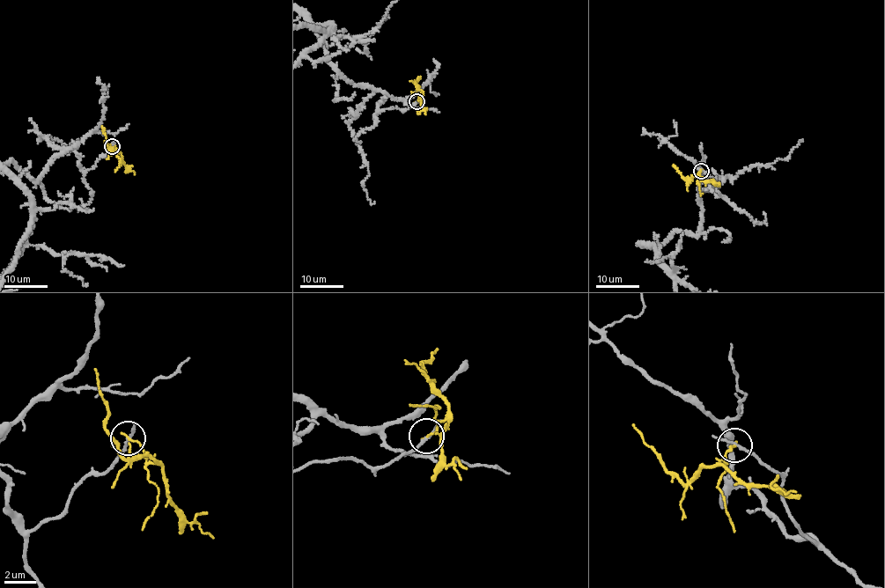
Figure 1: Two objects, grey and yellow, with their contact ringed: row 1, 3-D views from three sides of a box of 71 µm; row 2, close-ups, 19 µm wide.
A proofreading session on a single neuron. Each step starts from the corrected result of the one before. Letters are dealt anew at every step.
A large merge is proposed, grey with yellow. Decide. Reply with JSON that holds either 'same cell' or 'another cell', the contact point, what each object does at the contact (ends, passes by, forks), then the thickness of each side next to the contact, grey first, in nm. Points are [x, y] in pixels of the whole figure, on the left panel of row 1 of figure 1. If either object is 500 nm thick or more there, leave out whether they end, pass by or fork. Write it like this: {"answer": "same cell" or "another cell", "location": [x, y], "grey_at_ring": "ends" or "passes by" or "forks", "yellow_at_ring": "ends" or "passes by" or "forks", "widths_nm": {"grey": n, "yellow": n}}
{"answer": "another cell", "location": [112, 146], "grey_at_ring": "passes by", "yellow_at_ring": "ends", "widths_nm": {"grey": 150, "yellow": 140}}

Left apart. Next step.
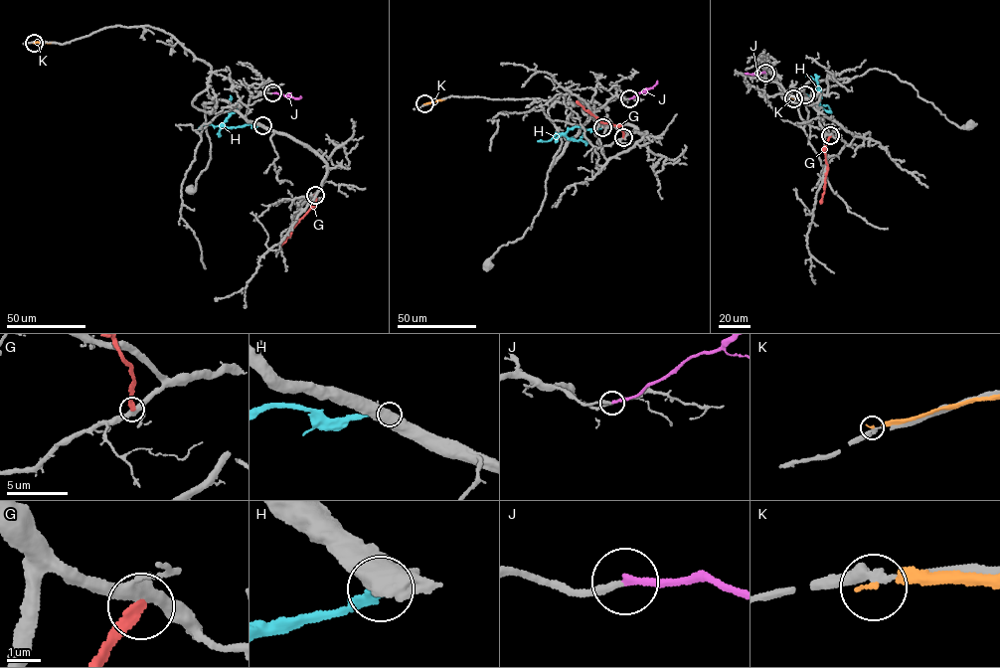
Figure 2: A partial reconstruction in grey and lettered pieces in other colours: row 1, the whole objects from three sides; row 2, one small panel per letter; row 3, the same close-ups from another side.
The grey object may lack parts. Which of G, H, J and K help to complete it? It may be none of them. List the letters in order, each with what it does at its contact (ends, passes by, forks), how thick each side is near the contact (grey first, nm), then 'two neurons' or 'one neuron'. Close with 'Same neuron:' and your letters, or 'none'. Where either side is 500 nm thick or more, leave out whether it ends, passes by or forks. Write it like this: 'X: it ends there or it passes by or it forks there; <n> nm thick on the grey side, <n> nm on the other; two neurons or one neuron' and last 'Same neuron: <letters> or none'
G: it ends there; 360 nm thick on the grey side, 280 nm on the other; two neurons
H: 500 nm thick on the grey side, 320 nm on the other; two neurons
J: it ends there; 240 nm thick on the grey side, 220 nm on the other; one neuron
K: it ends there; 280 nm thick on the grey side, 130 nm on the other; two neurons
Same neuron: J

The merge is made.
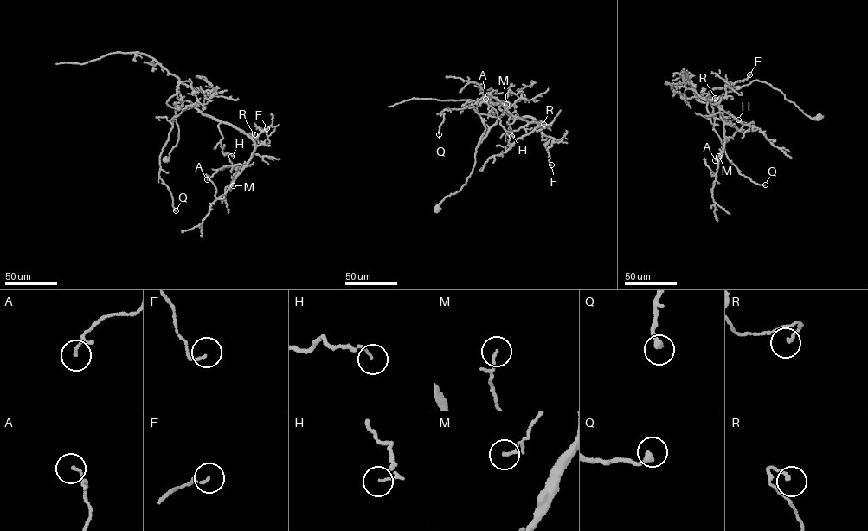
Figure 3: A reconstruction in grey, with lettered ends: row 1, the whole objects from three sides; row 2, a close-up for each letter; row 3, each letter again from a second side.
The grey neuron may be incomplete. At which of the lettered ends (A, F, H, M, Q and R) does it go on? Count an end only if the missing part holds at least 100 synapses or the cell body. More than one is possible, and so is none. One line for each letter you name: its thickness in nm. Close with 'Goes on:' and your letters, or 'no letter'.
Goes on: no letter

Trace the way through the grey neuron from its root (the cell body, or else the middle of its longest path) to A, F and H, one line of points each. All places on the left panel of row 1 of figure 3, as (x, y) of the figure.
A: (165, 159), (178, 139), (173, 103), (189, 101), (253, 142), (248, 161), (217, 169), (207, 179)
F: (165, 159), (178, 139), (174, 102), (189, 101), (203, 114), (255, 138), (263, 131), (257, 127), (266, 128)
H: (165, 159), (178, 139), (173, 103), (183, 100), (220, 121), (222, 152), (231, 156)

